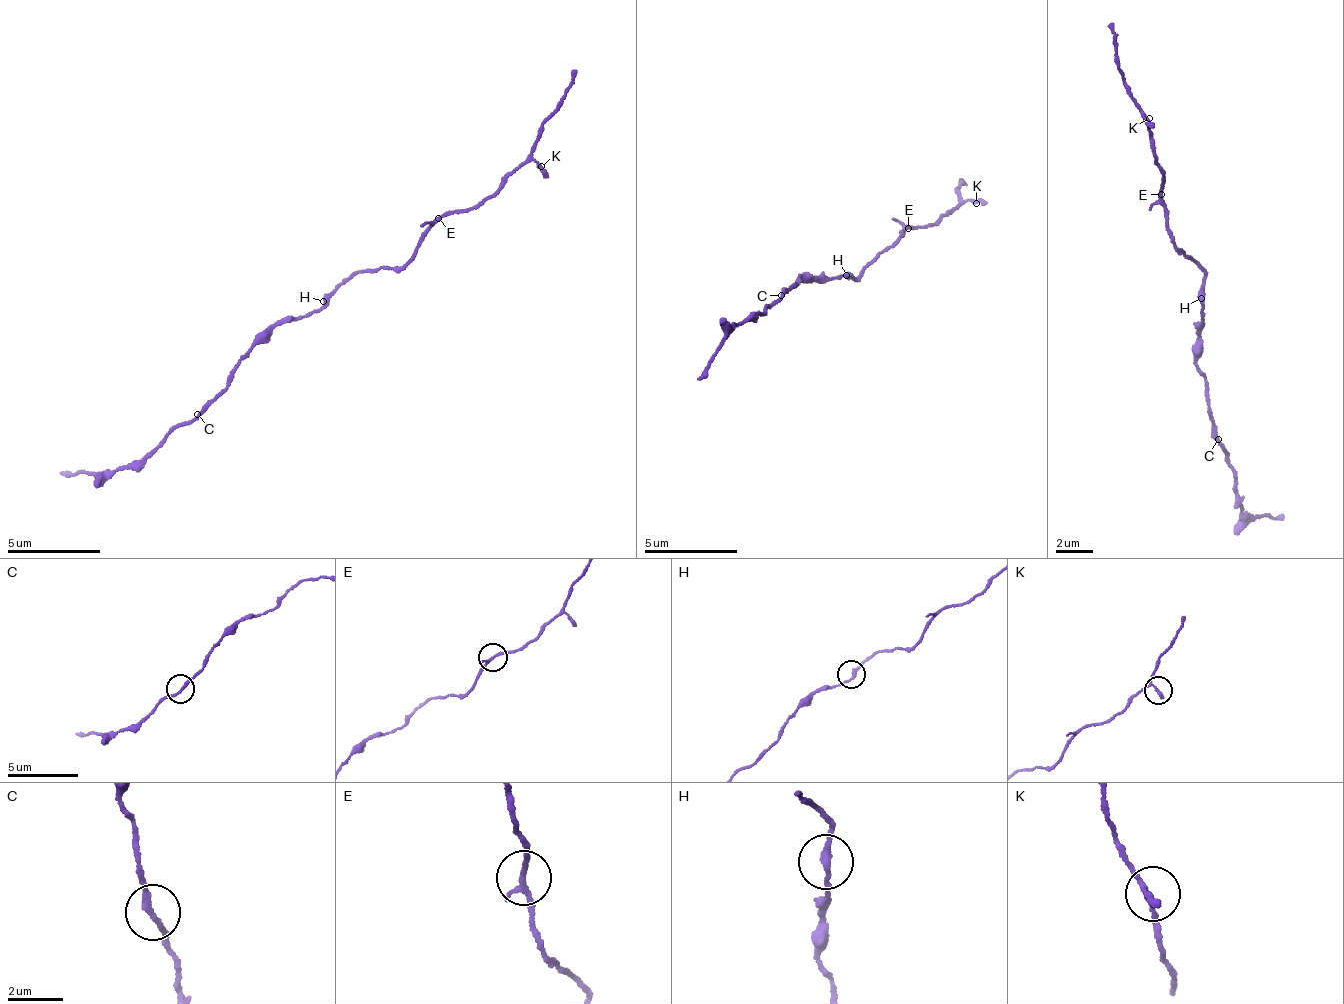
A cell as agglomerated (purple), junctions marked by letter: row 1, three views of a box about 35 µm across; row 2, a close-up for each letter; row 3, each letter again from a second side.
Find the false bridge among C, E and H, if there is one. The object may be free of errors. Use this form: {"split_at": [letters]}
{"split_at": ["E"]}

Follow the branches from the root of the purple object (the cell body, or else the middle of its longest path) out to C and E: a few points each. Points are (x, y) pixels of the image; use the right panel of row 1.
C: (1198, 292), (1203, 317), (1195, 332), (1197, 338), (1193, 355), (1206, 390), (1207, 415), (1218, 439)
E: (1198, 292), (1203, 275), (1195, 261), (1179, 251), (1160, 195)

